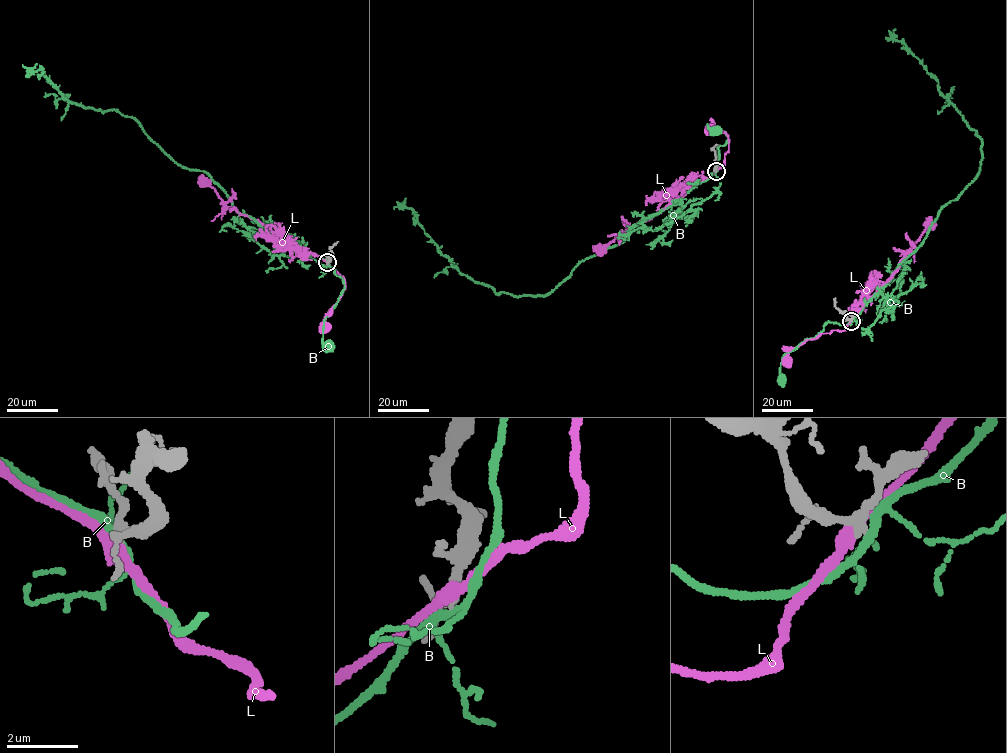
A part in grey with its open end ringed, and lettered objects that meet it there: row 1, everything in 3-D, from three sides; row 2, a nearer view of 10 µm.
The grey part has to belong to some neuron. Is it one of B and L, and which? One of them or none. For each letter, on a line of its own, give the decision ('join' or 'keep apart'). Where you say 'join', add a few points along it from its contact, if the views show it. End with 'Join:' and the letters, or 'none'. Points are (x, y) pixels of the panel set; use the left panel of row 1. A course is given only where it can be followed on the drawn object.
B: keep apart
L: keep apart
Join: none

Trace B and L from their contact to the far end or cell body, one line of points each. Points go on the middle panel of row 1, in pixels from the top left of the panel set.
B: (715, 171), (718, 148), (725, 144), (727, 137), (715, 129)
L: (715, 171), (724, 165), (729, 140), (721, 130), (708, 126), (710, 128)

